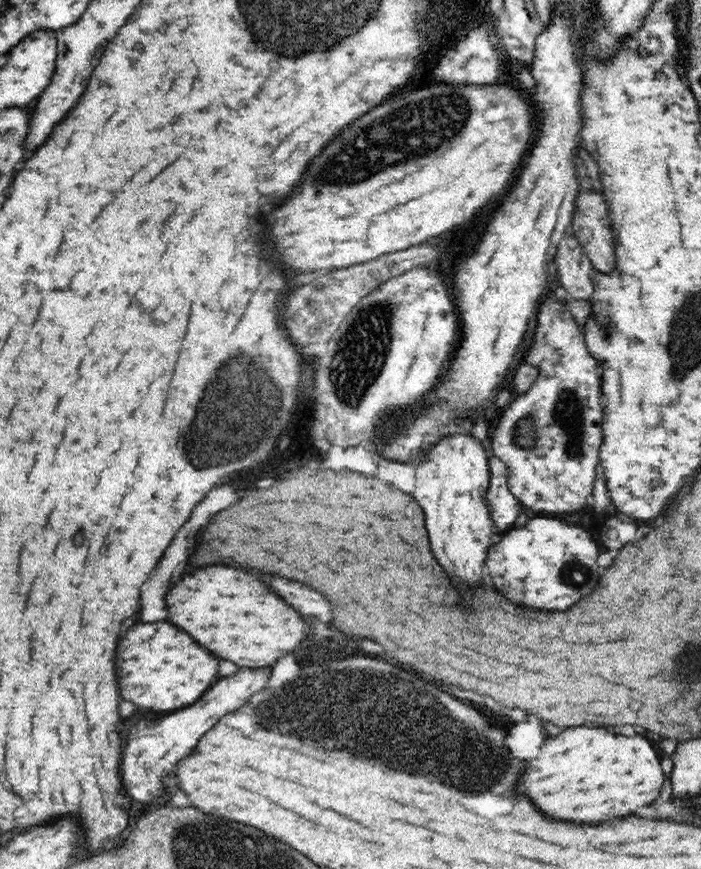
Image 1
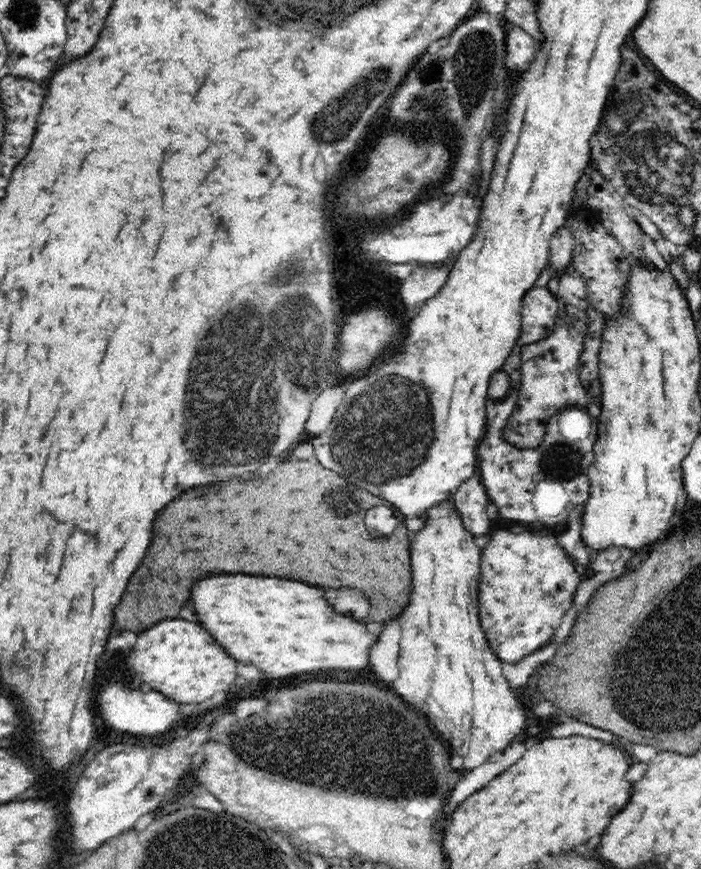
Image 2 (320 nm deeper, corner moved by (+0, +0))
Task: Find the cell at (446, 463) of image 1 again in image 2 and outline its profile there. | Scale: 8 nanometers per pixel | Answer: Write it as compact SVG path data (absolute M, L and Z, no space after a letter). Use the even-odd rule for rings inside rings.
M440 501L424 510L426 526L411 542L411 594L410 603L399 616L401 624L400 652L398 655L398 679L392 688L400 697L410 700L414 708L424 708L430 723L443 733L447 743L452 744L458 764L464 772L488 762L492 752L504 752L504 748L524 730L526 712L520 706L514 691L504 677L502 659L490 647L486 632L479 621L479 578L482 548L476 546L474 533L464 527L458 509L452 510L452 502Z

